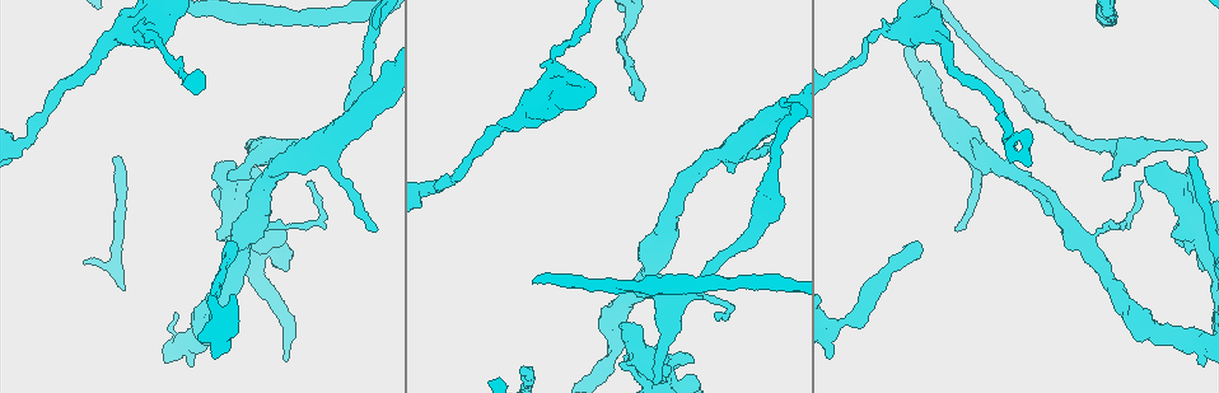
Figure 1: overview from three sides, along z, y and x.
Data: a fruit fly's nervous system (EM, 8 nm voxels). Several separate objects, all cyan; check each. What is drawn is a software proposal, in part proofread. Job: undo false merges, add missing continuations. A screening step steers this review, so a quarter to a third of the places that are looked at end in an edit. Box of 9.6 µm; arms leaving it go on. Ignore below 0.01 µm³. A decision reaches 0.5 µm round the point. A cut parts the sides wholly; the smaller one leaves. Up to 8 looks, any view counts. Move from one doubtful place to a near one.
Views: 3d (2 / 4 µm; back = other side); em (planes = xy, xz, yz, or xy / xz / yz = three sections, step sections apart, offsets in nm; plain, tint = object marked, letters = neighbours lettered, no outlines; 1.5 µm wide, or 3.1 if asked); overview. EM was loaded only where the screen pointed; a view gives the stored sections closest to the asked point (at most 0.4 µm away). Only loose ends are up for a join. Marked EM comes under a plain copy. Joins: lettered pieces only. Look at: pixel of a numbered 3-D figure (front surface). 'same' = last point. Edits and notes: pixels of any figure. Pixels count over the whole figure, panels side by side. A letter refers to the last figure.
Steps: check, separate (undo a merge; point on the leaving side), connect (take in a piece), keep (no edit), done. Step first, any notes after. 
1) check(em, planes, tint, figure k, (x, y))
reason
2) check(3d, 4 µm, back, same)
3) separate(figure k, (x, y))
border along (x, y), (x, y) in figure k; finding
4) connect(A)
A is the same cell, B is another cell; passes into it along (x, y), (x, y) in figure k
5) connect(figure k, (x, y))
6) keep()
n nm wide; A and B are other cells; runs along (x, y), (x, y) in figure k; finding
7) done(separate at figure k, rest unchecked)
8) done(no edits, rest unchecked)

check(em, planes, letters, figure 1, (374, 232))
branch stops here

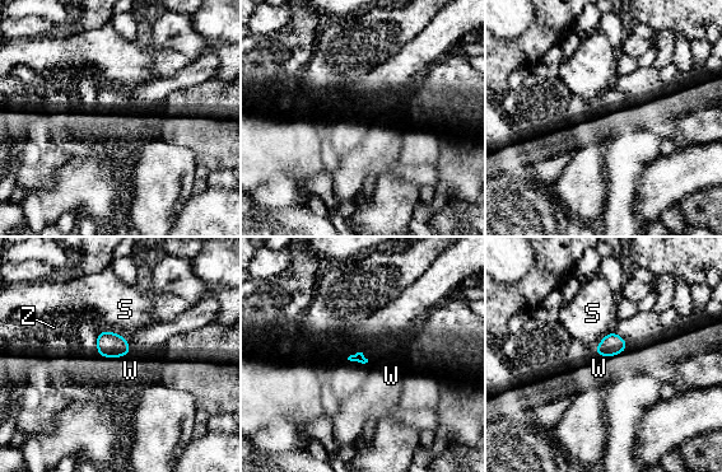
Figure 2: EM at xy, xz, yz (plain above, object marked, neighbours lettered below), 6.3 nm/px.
keep()
S, W and Z are other cells; none of them fits

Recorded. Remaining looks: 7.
check(em, planes, letters, figure 1, (1191, 158))
an open end

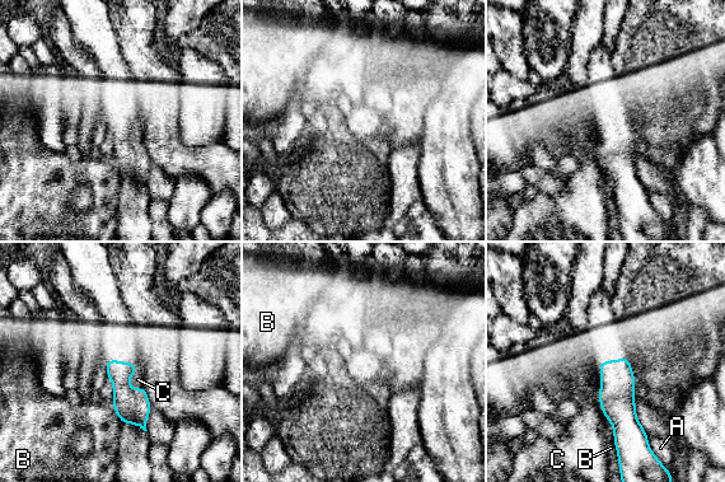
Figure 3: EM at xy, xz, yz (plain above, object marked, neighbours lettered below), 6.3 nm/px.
keep()
A, B and C are other cells; no lettered piece goes on from it

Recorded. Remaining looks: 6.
check(3d, 4 µm, figure 1, (554, 69))
branch point

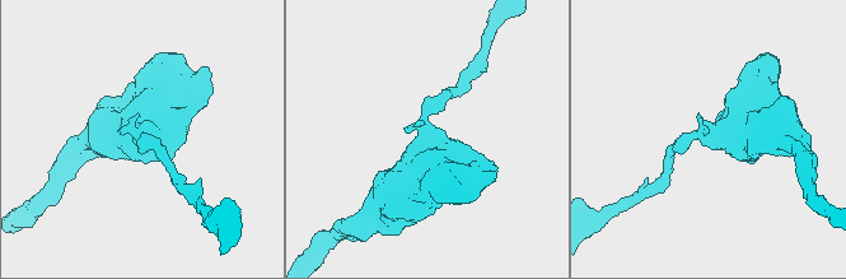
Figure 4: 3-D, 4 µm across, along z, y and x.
check(em, planes, letters, figure 4, (427, 141))
3 arms; arms of 160, 240, 600 nm; shape alone is not enough

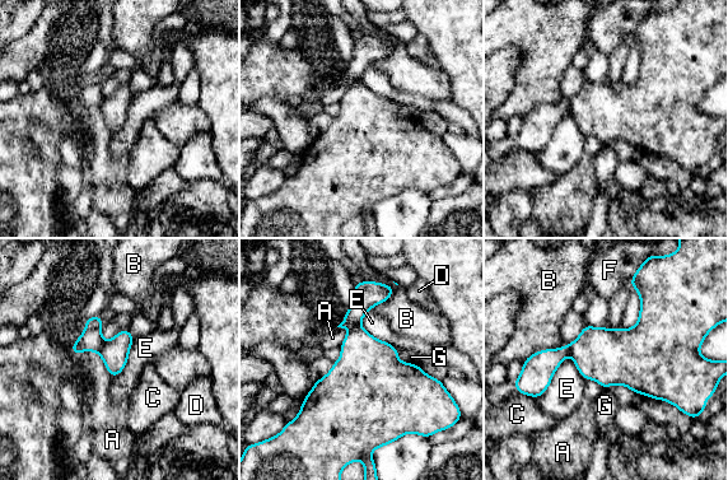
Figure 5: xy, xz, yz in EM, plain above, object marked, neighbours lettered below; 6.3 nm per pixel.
separate(figure 5, (90, 340))
A, B, C, D, E, F and G are other cells; two cells meet here

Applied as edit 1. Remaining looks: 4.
done(separate at figure 5, rest unchecked)

